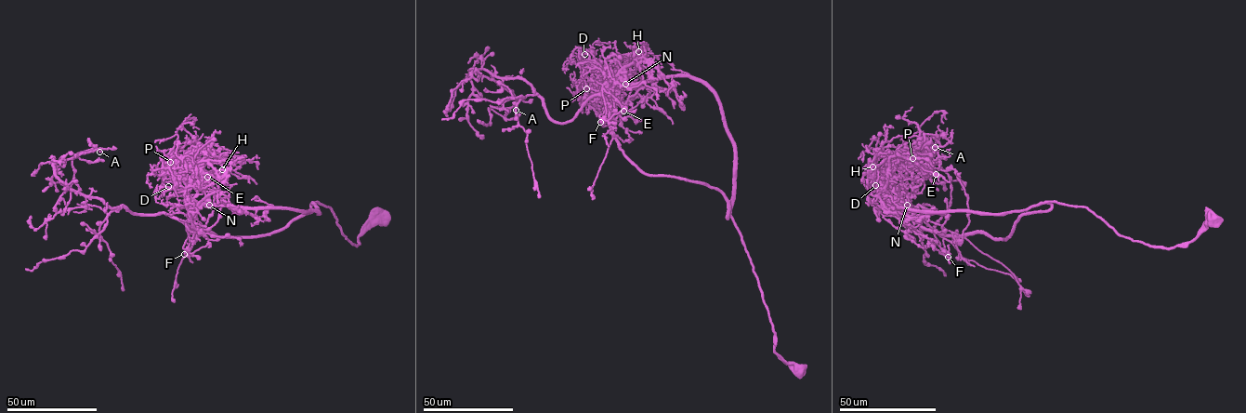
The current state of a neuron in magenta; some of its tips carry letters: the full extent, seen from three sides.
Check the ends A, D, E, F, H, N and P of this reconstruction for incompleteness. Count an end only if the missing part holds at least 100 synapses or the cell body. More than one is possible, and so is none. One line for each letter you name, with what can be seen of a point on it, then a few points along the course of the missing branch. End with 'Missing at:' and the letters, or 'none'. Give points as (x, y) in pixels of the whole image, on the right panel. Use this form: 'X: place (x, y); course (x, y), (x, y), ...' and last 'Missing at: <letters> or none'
E: place (936, 174); course (936, 174), (951, 188), (957, 206), (948, 218), (933, 219), (921, 216)
Missing at: E

